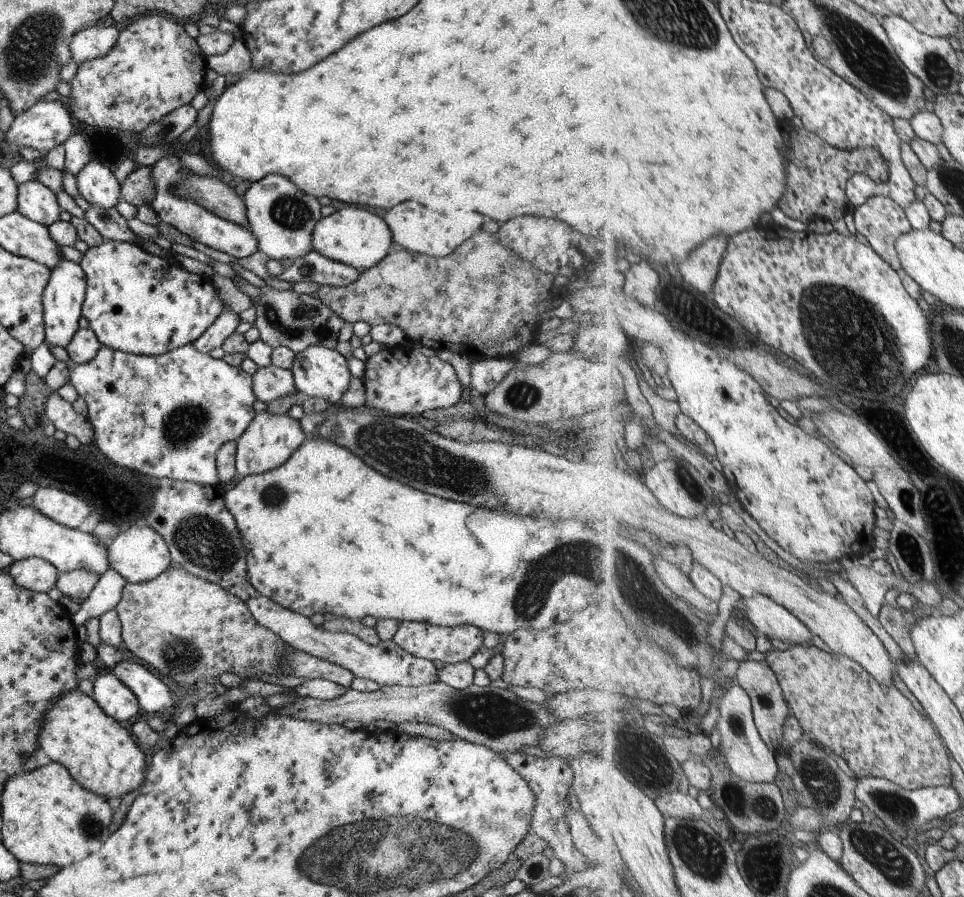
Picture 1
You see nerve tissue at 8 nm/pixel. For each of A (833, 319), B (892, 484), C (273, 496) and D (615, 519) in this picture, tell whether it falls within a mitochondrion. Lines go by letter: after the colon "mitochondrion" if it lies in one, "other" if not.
A: mitochondrion
B: other
C: mitochondrion
D: other

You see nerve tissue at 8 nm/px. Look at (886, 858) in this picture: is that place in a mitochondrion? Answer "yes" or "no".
yes

